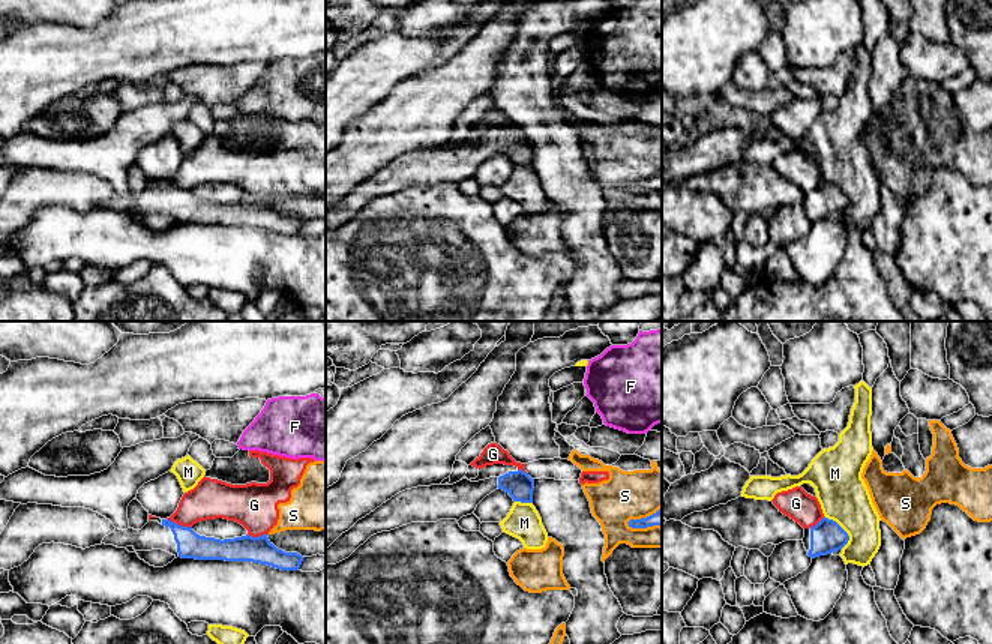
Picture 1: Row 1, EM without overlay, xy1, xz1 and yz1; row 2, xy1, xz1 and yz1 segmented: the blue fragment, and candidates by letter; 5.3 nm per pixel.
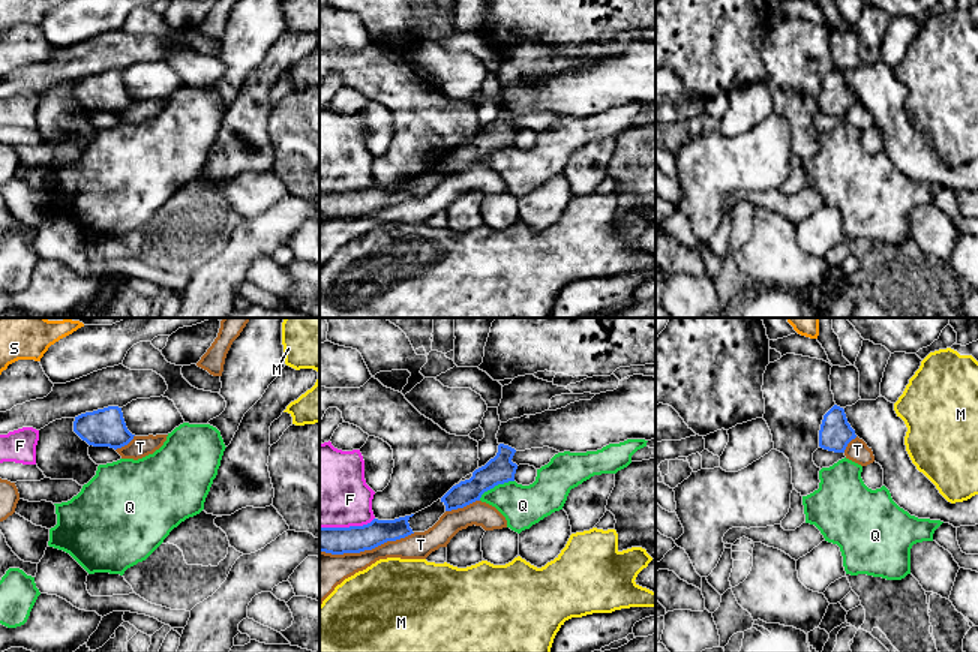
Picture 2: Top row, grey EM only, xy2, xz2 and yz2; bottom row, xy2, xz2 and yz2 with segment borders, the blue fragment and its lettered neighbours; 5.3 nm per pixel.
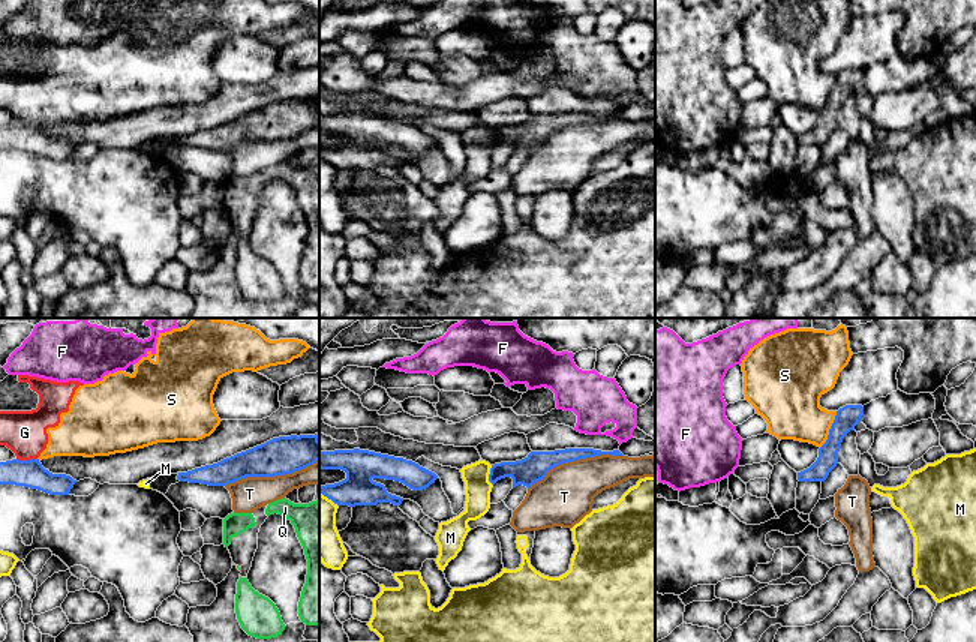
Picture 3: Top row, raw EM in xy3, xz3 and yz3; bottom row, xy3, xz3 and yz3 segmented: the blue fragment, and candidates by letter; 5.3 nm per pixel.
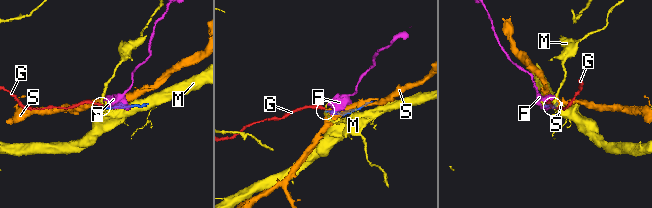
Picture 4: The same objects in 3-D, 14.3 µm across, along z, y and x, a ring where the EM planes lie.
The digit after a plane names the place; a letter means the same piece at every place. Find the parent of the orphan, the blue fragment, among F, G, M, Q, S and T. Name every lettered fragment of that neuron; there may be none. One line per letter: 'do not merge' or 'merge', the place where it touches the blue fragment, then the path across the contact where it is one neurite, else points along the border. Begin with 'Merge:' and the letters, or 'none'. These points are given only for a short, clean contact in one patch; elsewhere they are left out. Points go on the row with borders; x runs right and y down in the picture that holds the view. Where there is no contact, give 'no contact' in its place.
Merge: none
F: do not merge; contact xz2 (347, 528); border xz2 (374, 517), (362, 525), (320, 528)
G: do not merge; contact xy1 (177, 524)
M: do not merge; contact yz1 (844, 530)
Q: do not merge; contact xz2 (495, 484)
S: do not merge; contact yz3 (829, 429)
T: do not merge; contact xz3 (574, 459)

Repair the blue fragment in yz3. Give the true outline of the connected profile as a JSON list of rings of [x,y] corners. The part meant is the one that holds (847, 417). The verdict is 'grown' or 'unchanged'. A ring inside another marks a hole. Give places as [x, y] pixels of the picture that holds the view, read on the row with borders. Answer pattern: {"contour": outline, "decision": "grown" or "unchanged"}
{"contour": [[[846,405],[837,411],[835,420],[829,429],[826,442],[819,448],[817,460],[807,470],[798,472],[799,482],[825,482],[829,472],[838,464],[838,452],[843,438],[855,430],[855,426],[862,422],[862,405]]], "decision": "unchanged"}

